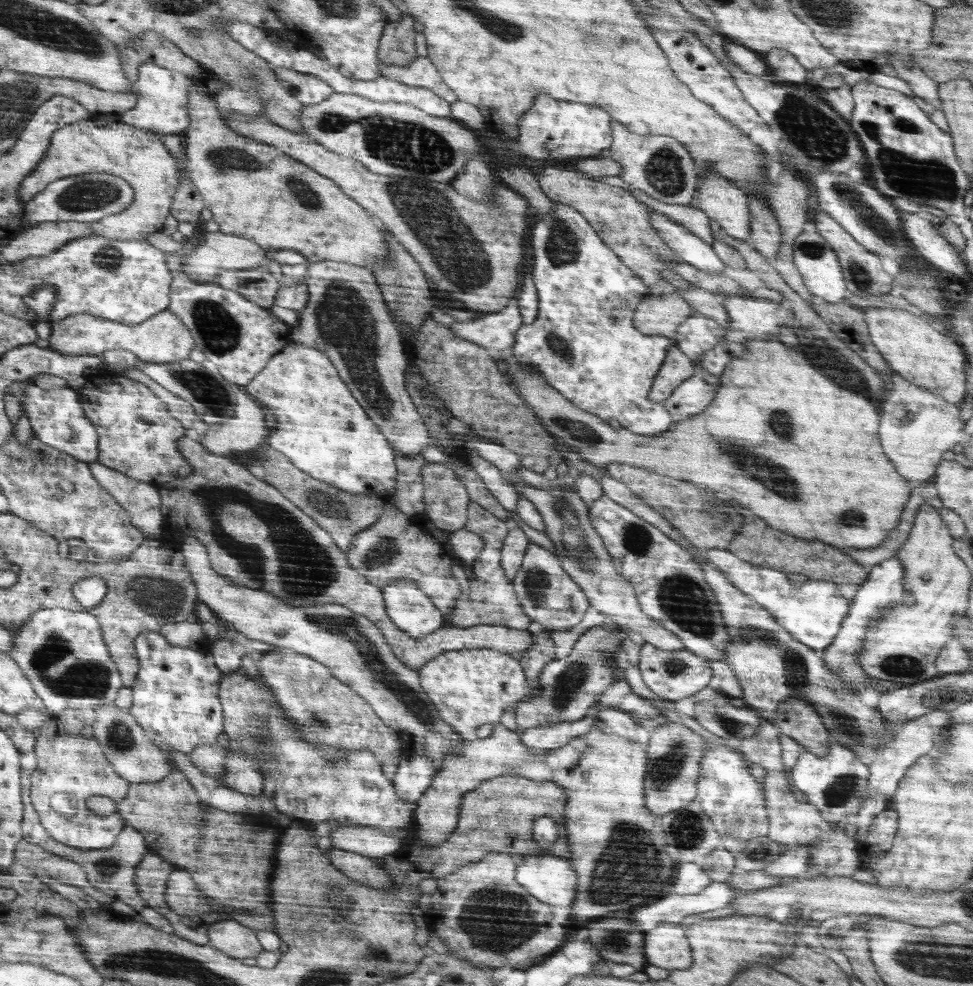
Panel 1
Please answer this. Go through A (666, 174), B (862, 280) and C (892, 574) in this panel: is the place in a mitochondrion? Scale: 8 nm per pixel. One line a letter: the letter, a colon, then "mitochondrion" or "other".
A: mitochondrion
B: mitochondrion
C: other

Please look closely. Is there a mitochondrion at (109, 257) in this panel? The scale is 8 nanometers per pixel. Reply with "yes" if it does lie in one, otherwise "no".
yes

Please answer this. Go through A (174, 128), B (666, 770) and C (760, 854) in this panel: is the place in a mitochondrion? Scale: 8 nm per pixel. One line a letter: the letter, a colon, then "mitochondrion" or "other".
A: other
B: mitochondrion
C: mitochondrion

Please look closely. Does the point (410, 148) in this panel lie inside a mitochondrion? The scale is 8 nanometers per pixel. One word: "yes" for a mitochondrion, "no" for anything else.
yes

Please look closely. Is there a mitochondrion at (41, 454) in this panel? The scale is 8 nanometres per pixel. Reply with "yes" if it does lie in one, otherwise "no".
no

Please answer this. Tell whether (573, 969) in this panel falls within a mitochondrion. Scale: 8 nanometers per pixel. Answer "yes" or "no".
no

